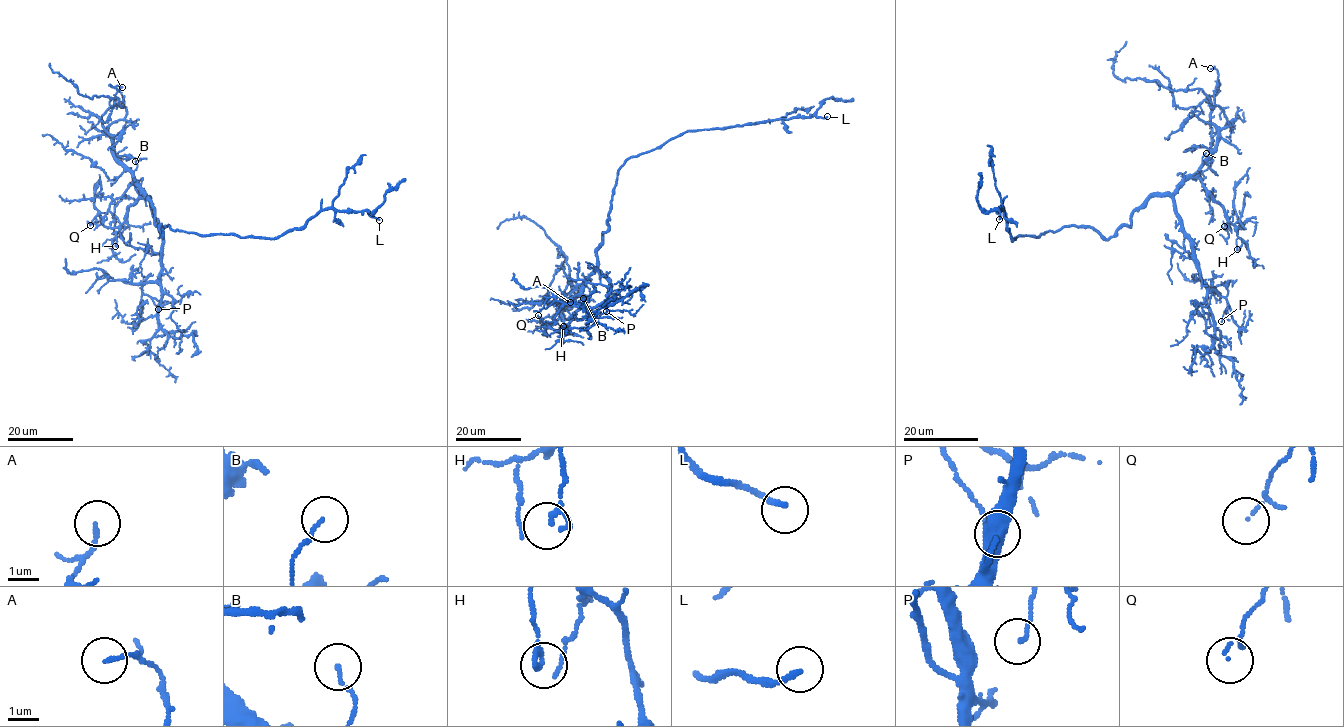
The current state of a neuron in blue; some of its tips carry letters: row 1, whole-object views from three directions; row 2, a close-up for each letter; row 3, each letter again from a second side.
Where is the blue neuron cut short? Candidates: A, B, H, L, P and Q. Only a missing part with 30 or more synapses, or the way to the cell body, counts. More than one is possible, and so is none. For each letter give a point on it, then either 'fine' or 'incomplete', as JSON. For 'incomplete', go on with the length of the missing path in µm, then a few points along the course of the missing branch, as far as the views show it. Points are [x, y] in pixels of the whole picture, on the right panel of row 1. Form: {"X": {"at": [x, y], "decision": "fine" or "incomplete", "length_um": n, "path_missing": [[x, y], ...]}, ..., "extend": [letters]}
{"A": {"at": [1210, 68], "decision": "fine"}, "B": {"at": [1206, 153], "decision": "fine"}, "H": {"at": [1237, 249], "decision": "fine"}, "L": {"at": [999, 219], "decision": "incomplete", "length_um": 10}, "P": {"at": [1221, 321], "decision": "fine"}, "Q": {"at": [1224, 226], "decision": "fine"}, "extend": ["L"]}

